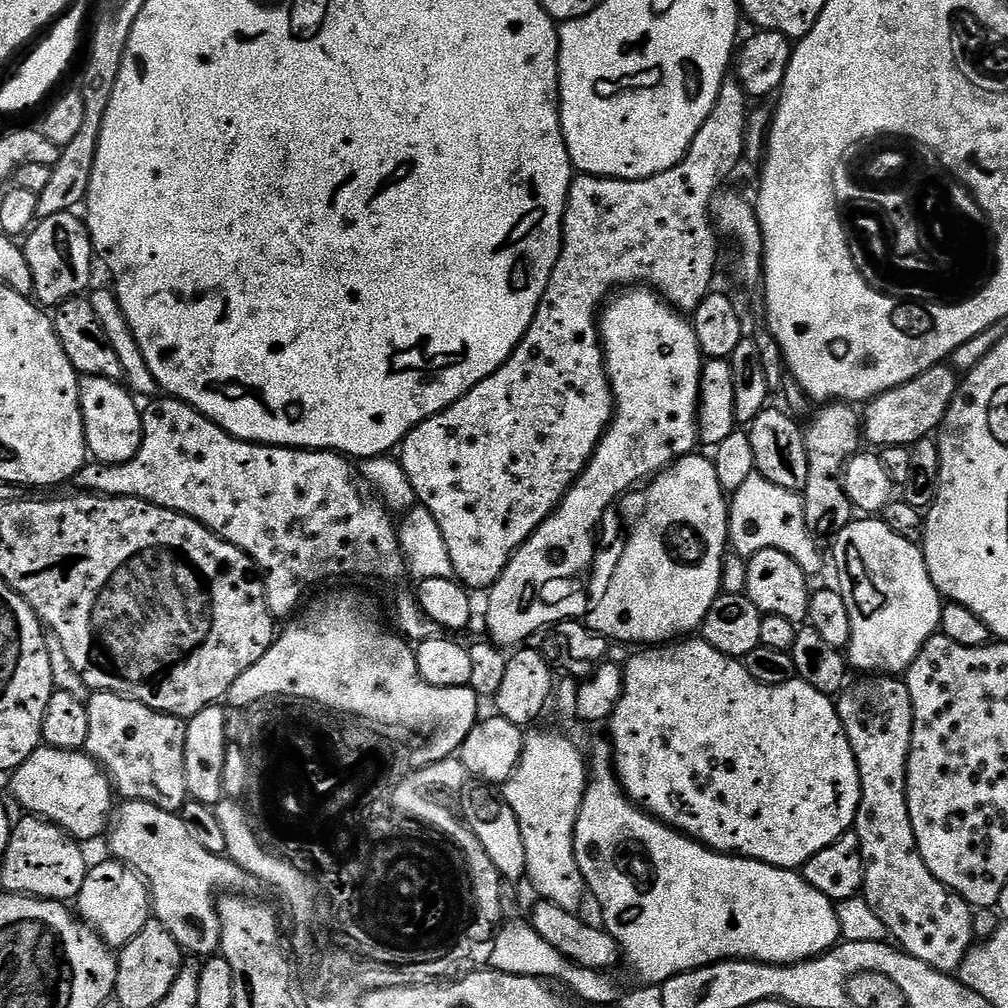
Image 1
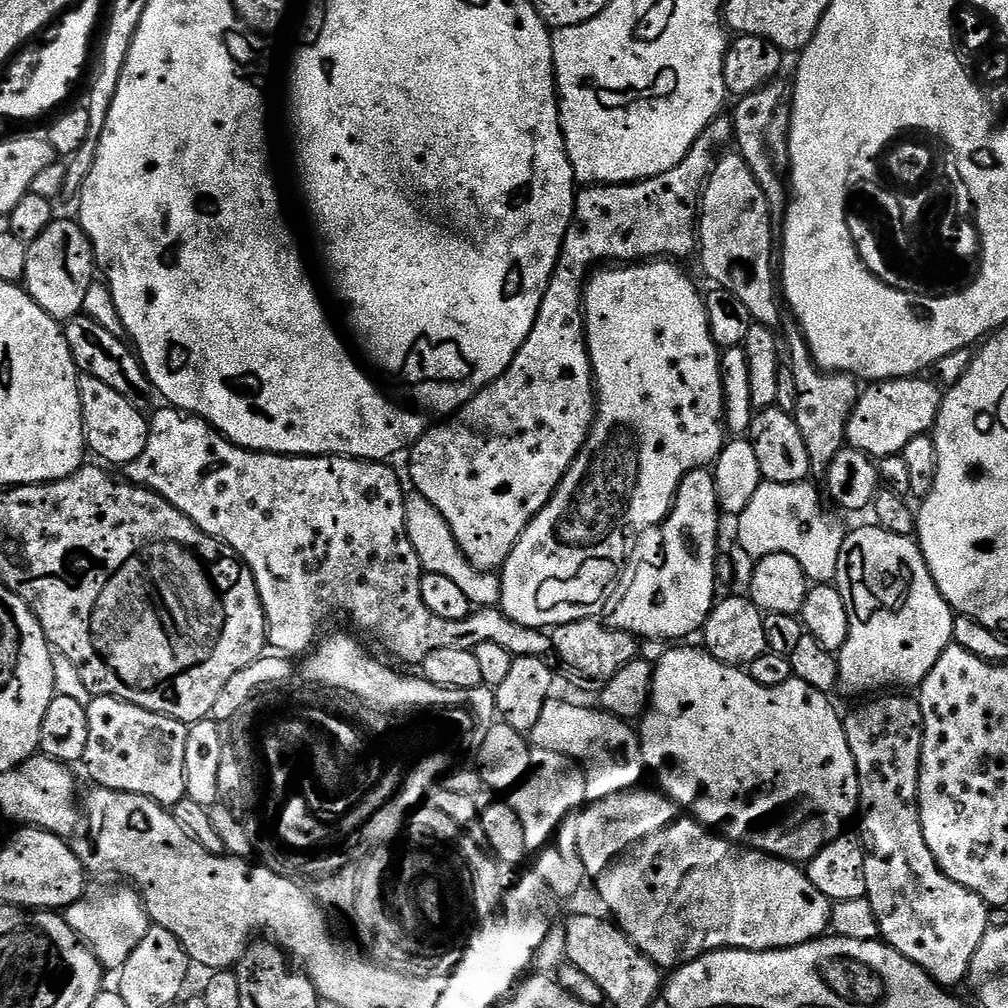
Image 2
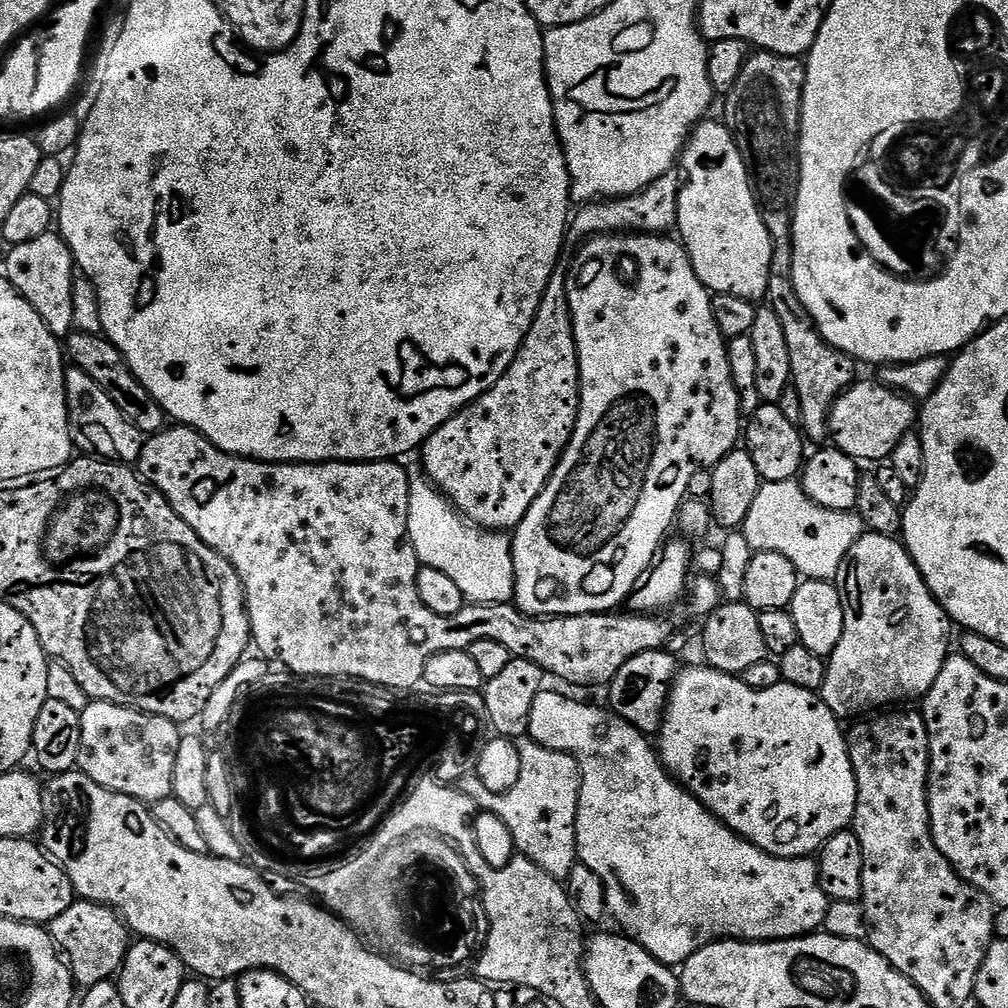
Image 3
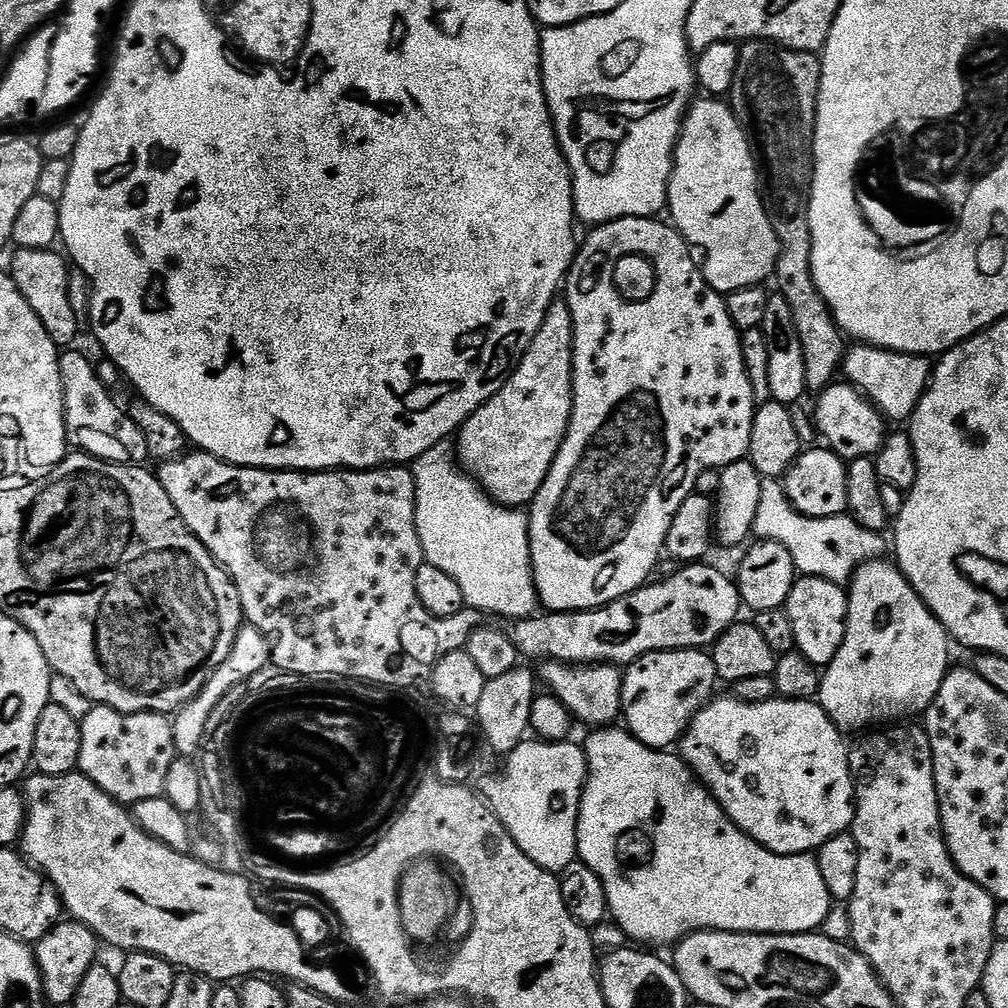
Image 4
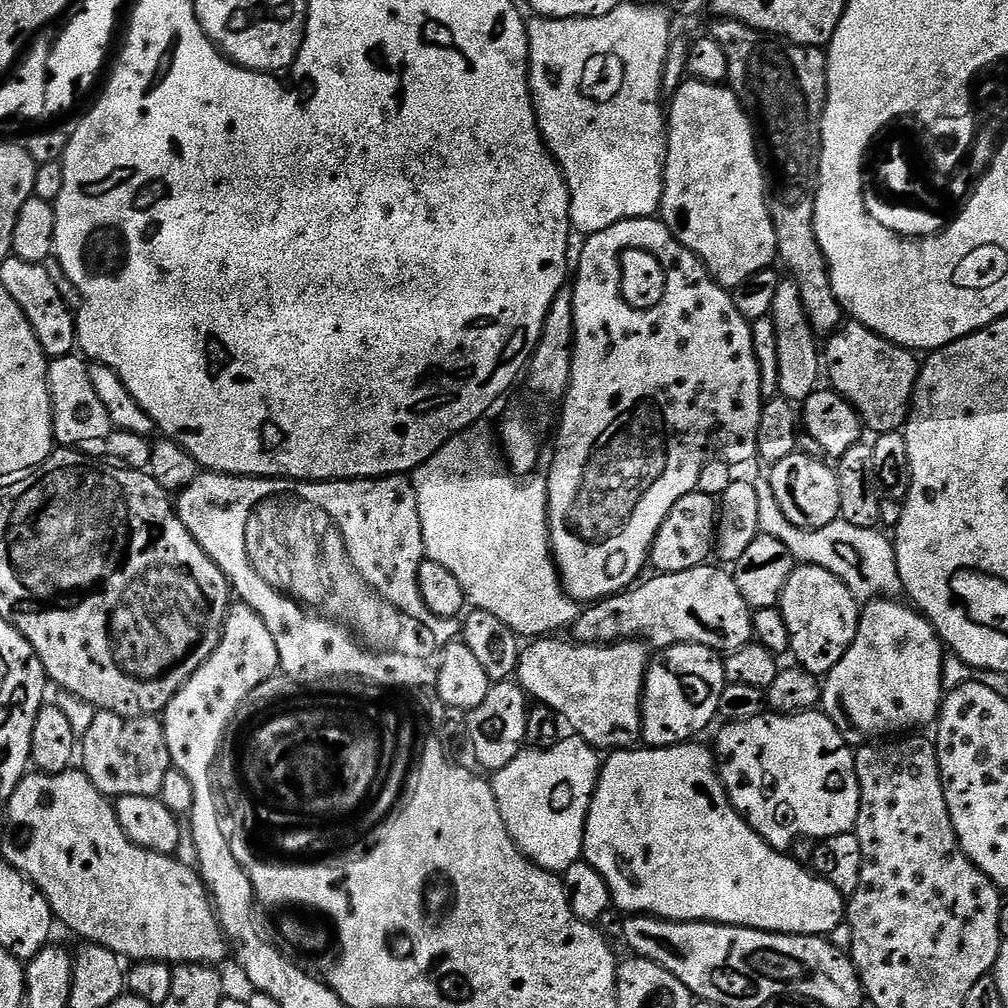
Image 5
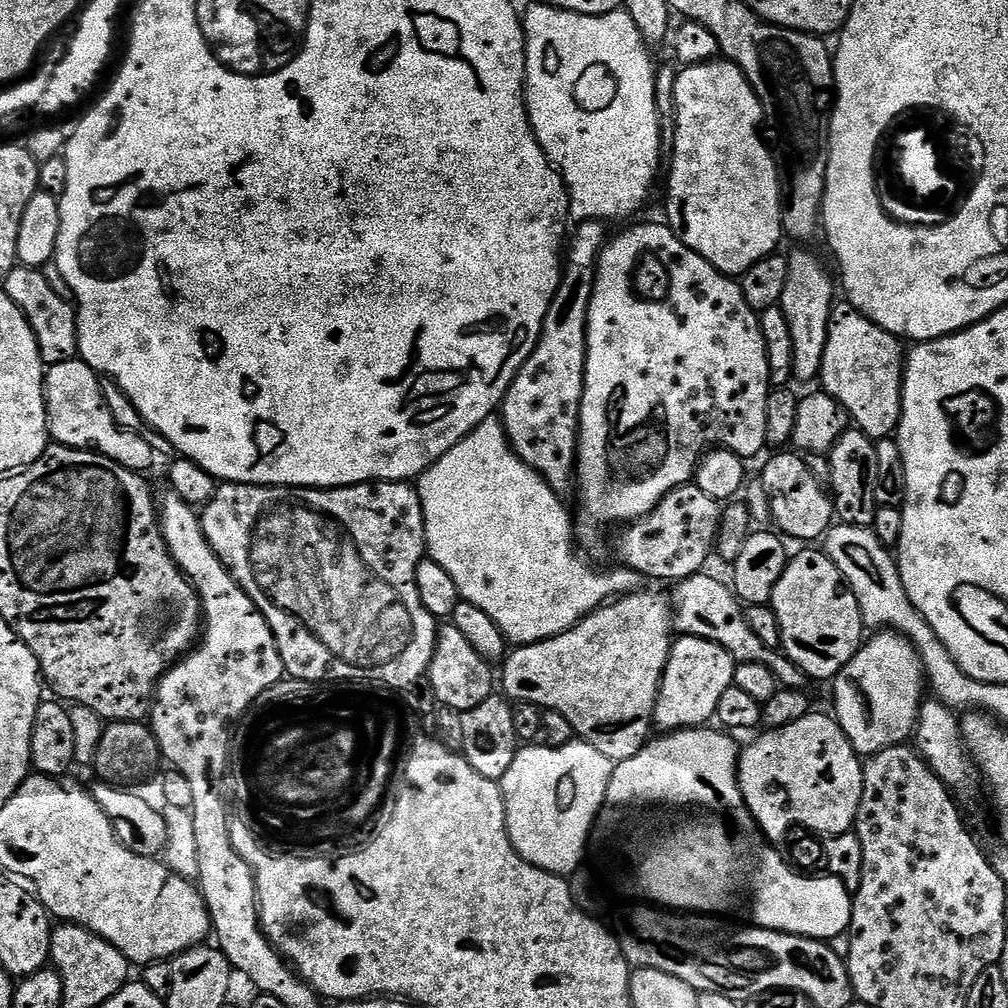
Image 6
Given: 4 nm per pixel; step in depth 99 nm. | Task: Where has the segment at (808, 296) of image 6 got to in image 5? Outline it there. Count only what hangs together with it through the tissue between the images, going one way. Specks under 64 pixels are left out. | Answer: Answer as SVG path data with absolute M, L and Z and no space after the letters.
M791 278L781 279L778 290L774 293L774 306L771 320L778 338L778 386L779 395L793 402L803 402L810 398L822 380L822 352L816 343L818 337L813 332L802 306L802 294Z

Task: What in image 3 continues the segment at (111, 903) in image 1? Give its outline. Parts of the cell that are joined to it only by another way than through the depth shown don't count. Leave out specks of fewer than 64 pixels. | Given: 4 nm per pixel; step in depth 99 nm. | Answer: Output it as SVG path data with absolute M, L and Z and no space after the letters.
M77 899L52 920L50 931L57 949L66 957L66 963L72 969L73 981L81 989L94 986L94 982L113 979L128 953L128 926L107 904Z

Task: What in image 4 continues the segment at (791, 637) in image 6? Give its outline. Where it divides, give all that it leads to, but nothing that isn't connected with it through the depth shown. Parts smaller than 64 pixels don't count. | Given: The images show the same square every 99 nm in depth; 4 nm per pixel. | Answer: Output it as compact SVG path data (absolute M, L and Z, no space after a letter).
M801 575L790 590L786 605L790 626L794 626L796 651L812 664L826 666L844 644L848 621L848 594L841 585L817 576Z

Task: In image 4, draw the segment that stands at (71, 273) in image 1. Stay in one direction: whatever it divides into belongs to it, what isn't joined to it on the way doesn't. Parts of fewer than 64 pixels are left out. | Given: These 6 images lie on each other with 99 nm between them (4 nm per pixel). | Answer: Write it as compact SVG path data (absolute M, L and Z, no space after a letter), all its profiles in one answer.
M21 248L12 260L10 275L16 288L28 299L29 306L38 314L42 326L50 334L50 338L58 346L68 346L72 339L80 332L80 320L76 317L76 308L72 305L72 296L68 293L68 268L65 257L59 256L56 250L43 248L30 250Z

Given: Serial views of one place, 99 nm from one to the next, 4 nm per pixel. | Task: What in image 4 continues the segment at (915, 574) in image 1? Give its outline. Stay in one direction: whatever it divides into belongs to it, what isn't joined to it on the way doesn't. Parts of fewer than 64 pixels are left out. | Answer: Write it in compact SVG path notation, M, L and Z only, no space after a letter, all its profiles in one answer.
M888 558L867 560L861 568L856 569L847 594L848 621L844 644L823 669L820 678L818 703L824 713L835 722L841 733L860 734L885 722L904 722L927 712L930 702L934 702L942 686L945 674L950 671L950 637L942 622L938 622L936 615L912 589L912 583Z

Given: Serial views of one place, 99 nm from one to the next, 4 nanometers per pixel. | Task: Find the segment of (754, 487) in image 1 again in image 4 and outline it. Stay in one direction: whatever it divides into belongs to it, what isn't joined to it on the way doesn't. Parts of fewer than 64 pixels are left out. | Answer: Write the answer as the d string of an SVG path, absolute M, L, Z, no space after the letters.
M776 478L763 481L754 532L760 540L773 540L786 546L786 550L790 550L790 558L794 558L797 573L832 580L841 586L847 585L853 572L861 568L867 560L875 560L885 555L885 537L881 533L867 532L847 514L830 518L802 515L788 501L783 483Z

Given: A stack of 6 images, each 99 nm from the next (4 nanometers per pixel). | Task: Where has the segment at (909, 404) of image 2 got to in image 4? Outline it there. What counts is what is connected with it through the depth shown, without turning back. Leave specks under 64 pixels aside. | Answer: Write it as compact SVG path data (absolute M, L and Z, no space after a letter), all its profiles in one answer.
M833 382L817 395L812 417L817 433L841 460L851 462L863 456L875 457L884 444L886 421L865 396L847 382Z

